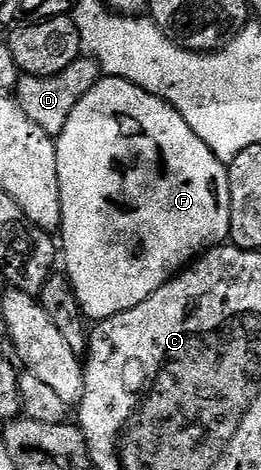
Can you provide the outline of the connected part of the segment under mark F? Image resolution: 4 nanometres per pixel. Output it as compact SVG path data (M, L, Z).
M101 77L90 89L90 93L86 93L86 97L82 97L74 105L74 113L70 113L70 121L66 121L66 129L62 129L62 133L56 139L56 152L58 153L58 185L60 186L60 197L62 199L62 211L60 217L60 229L58 232L59 242L62 244L62 263L64 259L63 270L68 276L68 280L72 282L72 291L76 294L76 300L80 303L80 309L84 312L89 320L99 321L101 319L109 319L118 313L126 313L126 309L134 309L134 305L142 305L142 301L146 301L146 297L150 297L158 289L162 289L162 285L166 285L172 280L174 275L179 275L189 263L193 262L197 257L204 254L205 251L221 246L230 236L230 185L228 184L228 168L216 154L201 144L198 133L194 133L194 129L190 129L190 125L186 125L182 121L180 115L166 101L162 101L158 97L154 97L150 93L146 93L146 89L142 89L138 85L134 85L125 79L114 79L111 77Z

